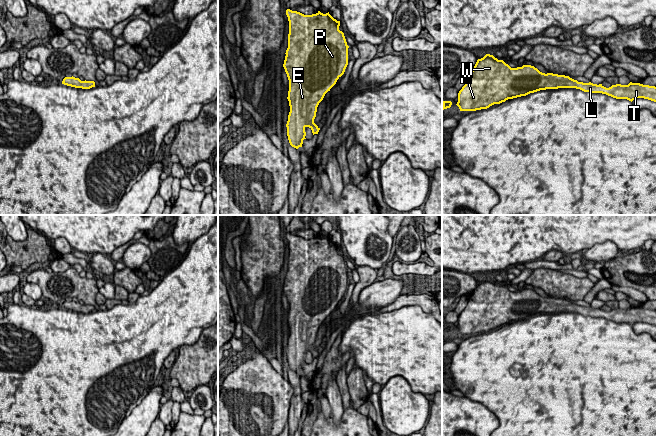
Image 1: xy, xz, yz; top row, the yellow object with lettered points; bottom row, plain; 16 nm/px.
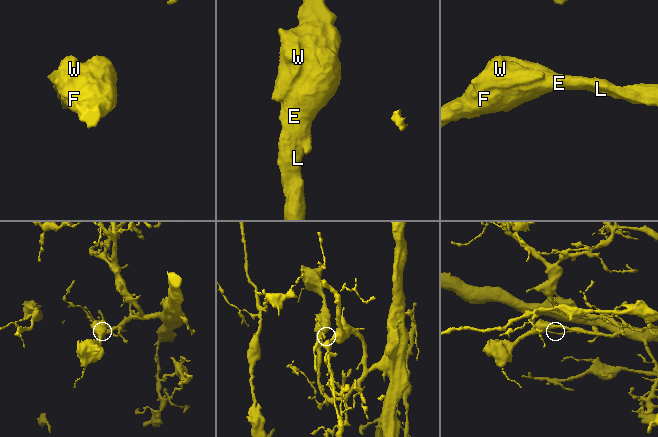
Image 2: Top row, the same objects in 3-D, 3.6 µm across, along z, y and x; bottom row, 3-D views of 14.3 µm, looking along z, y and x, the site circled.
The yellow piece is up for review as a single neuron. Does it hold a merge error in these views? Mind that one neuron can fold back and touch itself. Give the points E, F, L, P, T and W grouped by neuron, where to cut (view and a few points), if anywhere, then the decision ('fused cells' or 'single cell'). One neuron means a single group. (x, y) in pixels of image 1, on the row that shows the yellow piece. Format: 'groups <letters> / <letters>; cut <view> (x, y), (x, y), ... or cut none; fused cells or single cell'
groups E F L P T W; cut none; single cell

